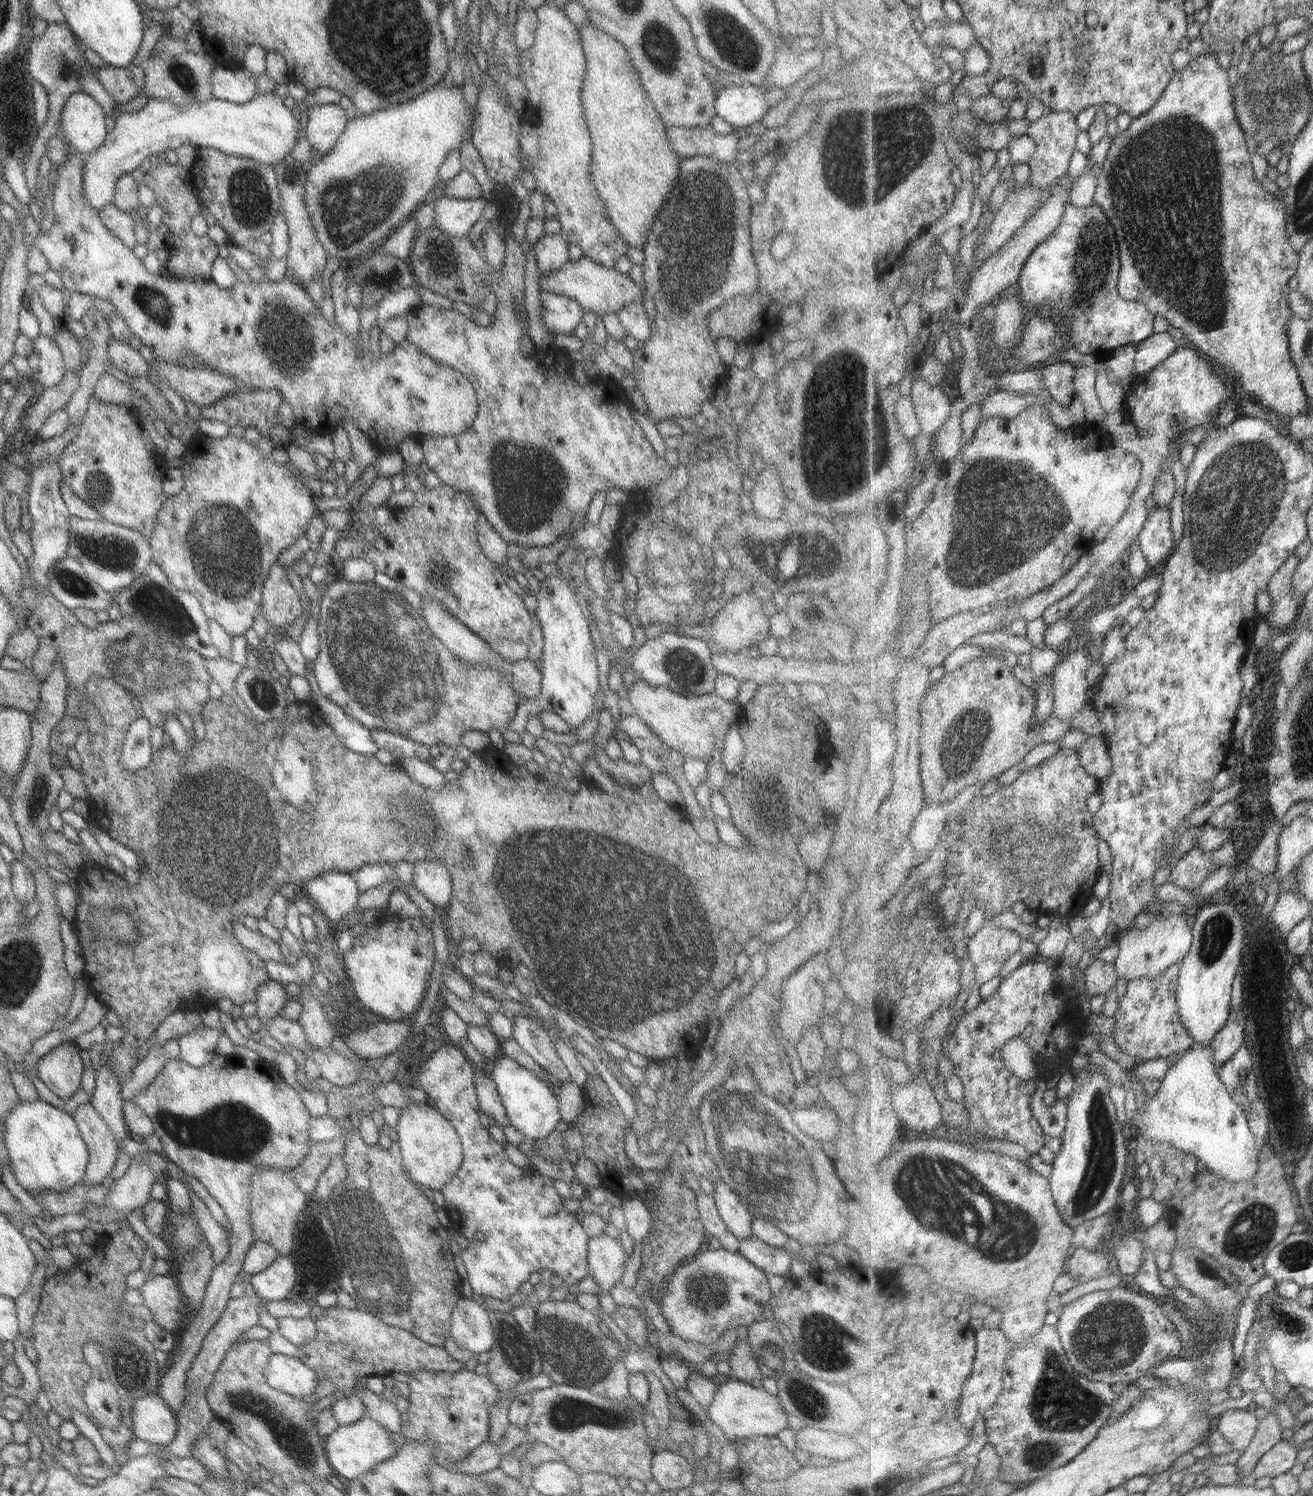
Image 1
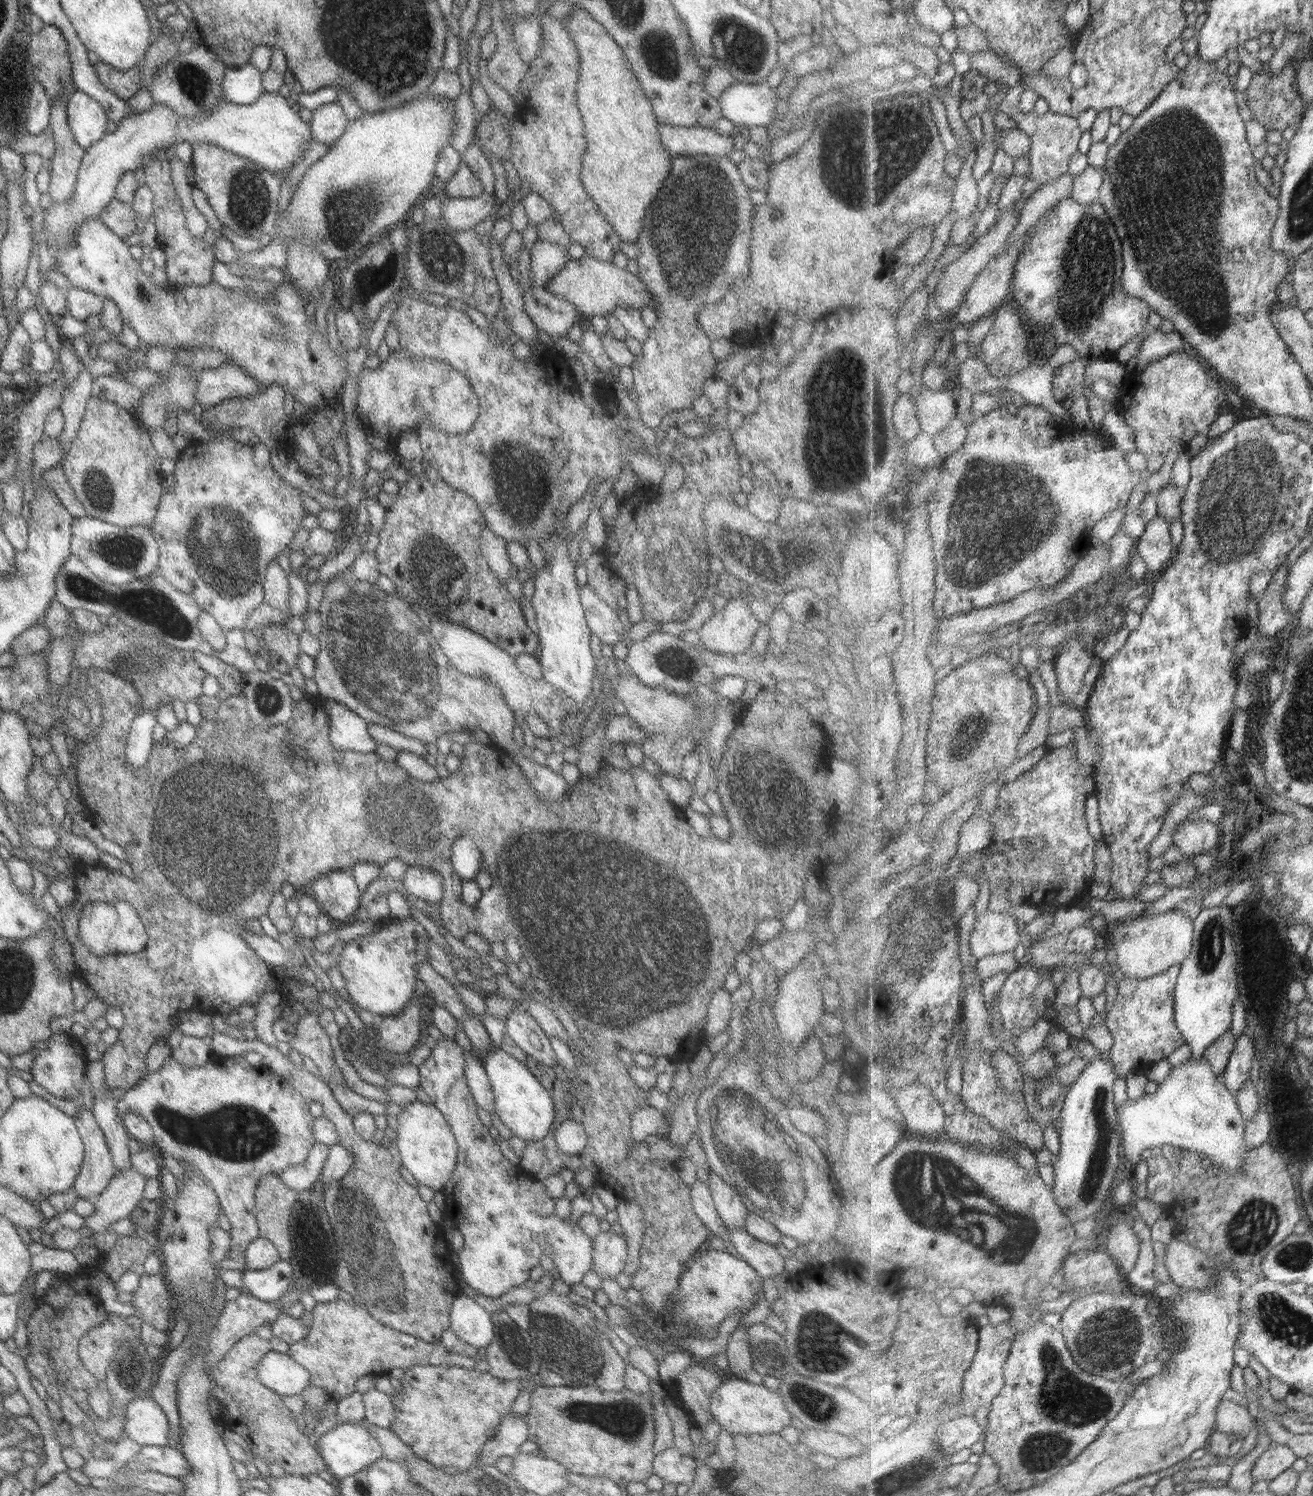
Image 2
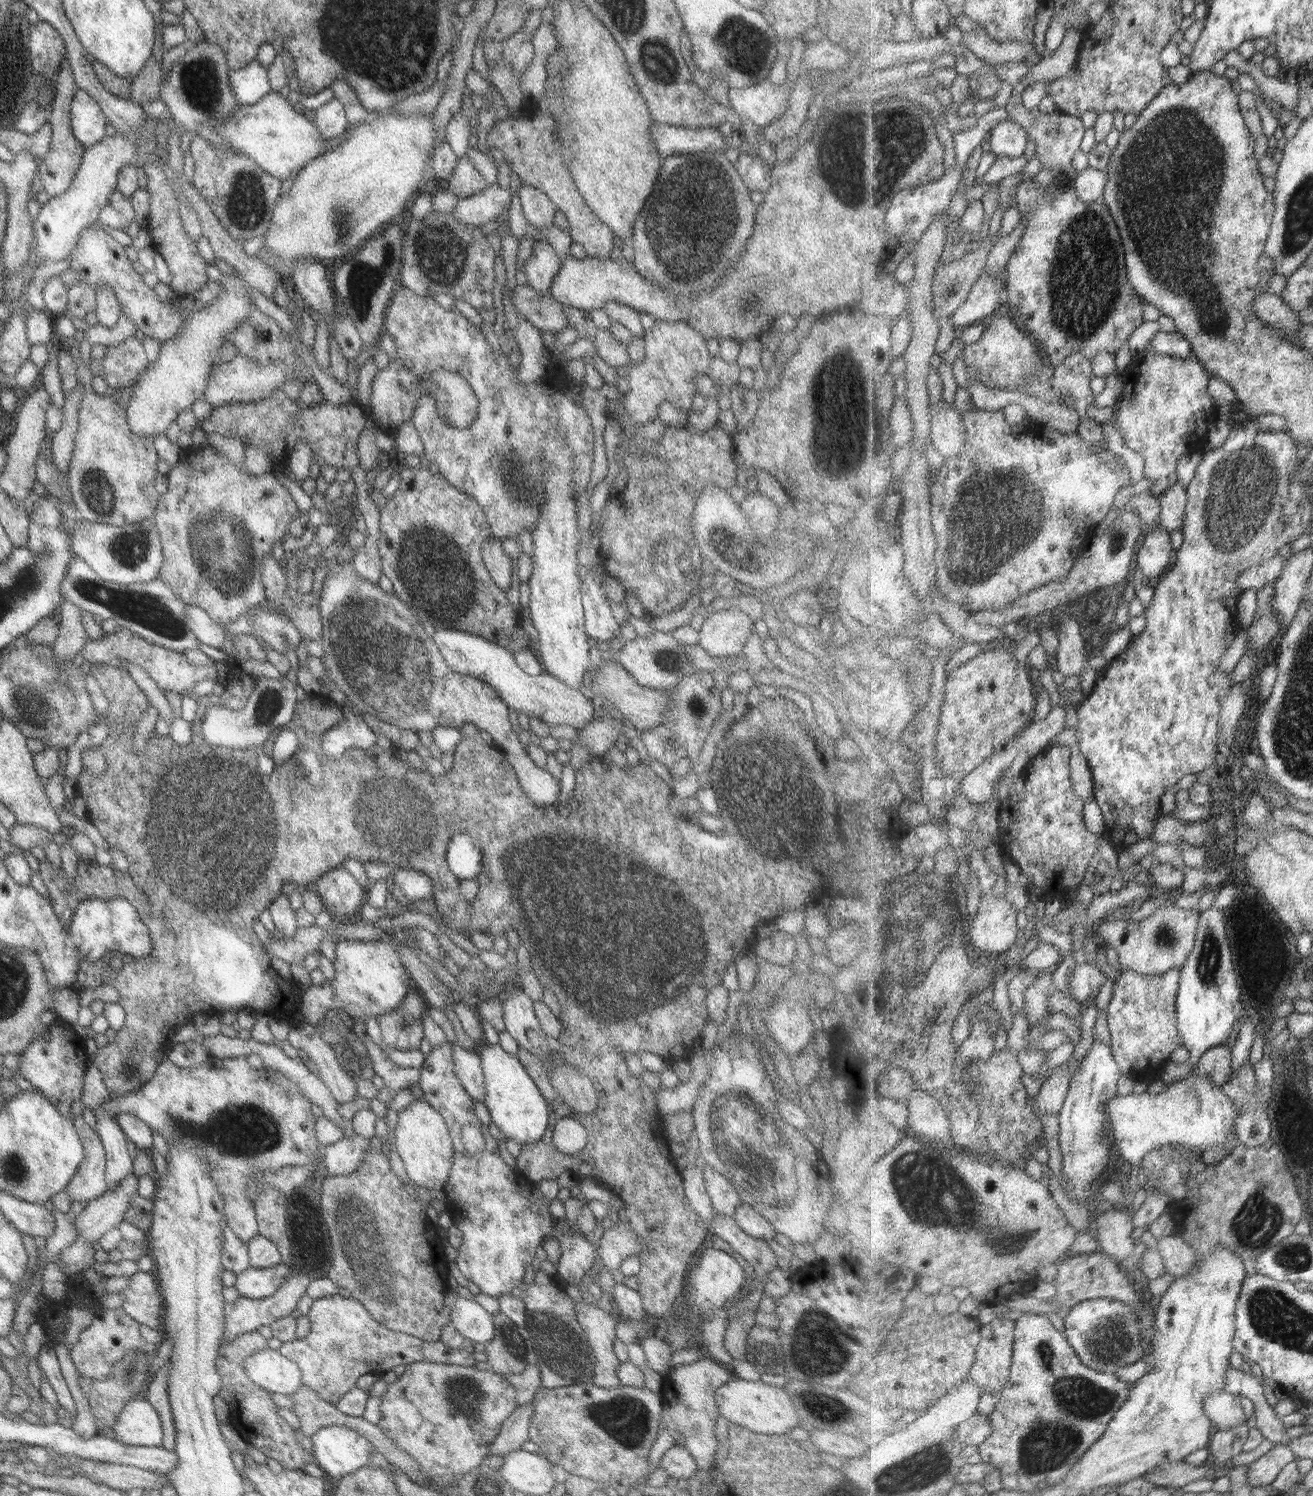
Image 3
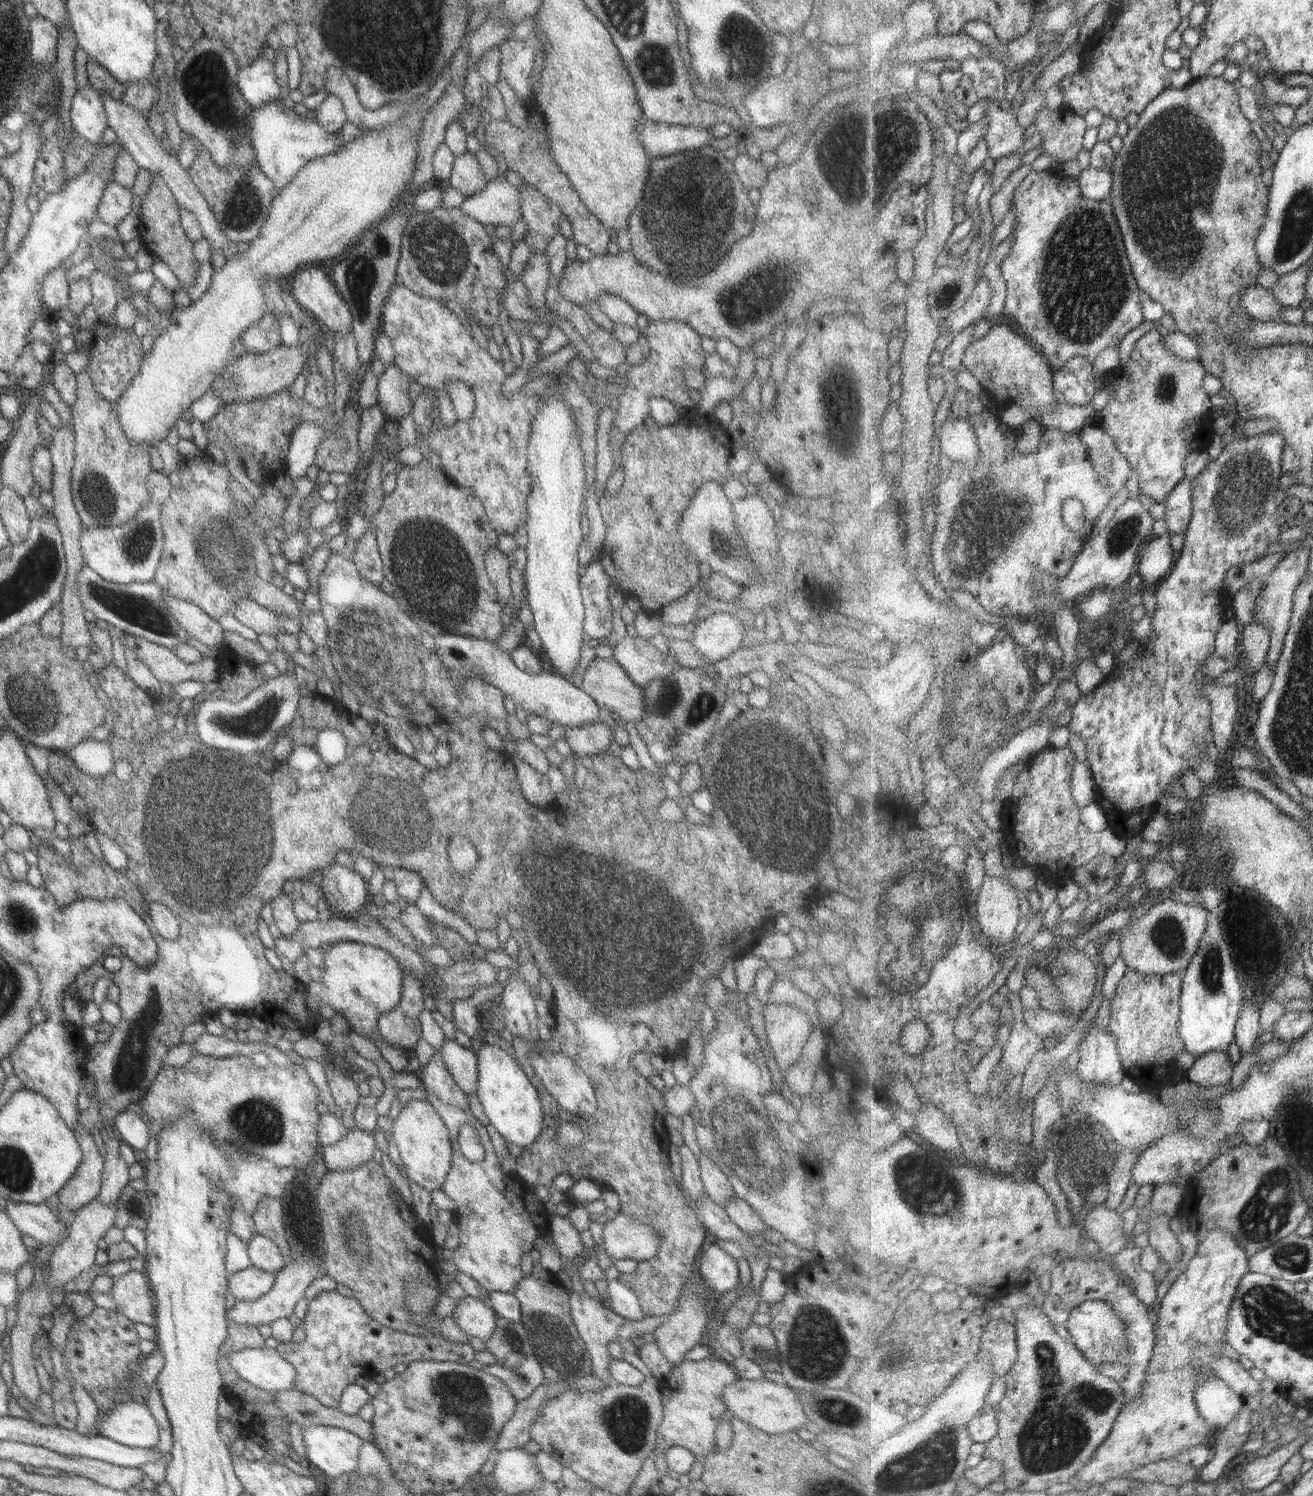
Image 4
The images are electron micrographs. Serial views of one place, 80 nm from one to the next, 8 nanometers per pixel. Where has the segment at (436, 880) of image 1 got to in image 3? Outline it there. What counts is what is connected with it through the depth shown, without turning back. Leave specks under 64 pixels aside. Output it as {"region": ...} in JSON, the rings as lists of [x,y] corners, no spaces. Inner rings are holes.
{"region":[[[399,867],[393,871],[393,886],[407,901],[427,901],[433,897],[433,884],[422,872]]]}

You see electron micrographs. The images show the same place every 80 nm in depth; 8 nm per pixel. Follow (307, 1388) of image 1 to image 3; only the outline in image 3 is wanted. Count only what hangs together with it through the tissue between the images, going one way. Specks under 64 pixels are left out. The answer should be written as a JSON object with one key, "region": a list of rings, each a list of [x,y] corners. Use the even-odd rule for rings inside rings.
{"region":[[[266,1347],[251,1356],[246,1356],[241,1368],[250,1382],[267,1393],[289,1397],[301,1387],[297,1365],[286,1360],[275,1349]]]}

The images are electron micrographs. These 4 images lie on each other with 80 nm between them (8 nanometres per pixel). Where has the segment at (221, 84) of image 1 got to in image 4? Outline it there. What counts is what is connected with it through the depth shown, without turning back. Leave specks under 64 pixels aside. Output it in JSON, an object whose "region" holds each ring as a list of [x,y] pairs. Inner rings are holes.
{"region":[[[261,56],[251,65],[238,70],[236,87],[243,100],[255,108],[281,96],[279,94],[280,85],[275,83],[273,62]]]}

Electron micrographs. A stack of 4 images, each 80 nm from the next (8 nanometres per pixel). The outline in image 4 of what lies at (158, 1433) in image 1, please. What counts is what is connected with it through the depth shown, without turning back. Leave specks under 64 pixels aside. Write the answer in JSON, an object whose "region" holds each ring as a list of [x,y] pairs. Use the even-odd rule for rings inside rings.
{"region":[[[129,1399],[100,1416],[95,1435],[129,1448],[151,1449],[158,1440],[158,1428],[145,1404]]]}

